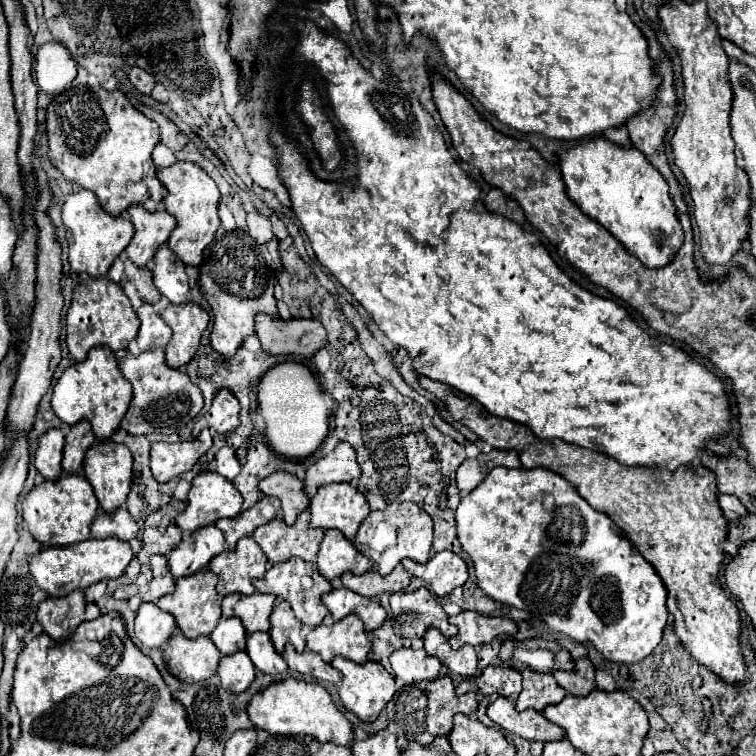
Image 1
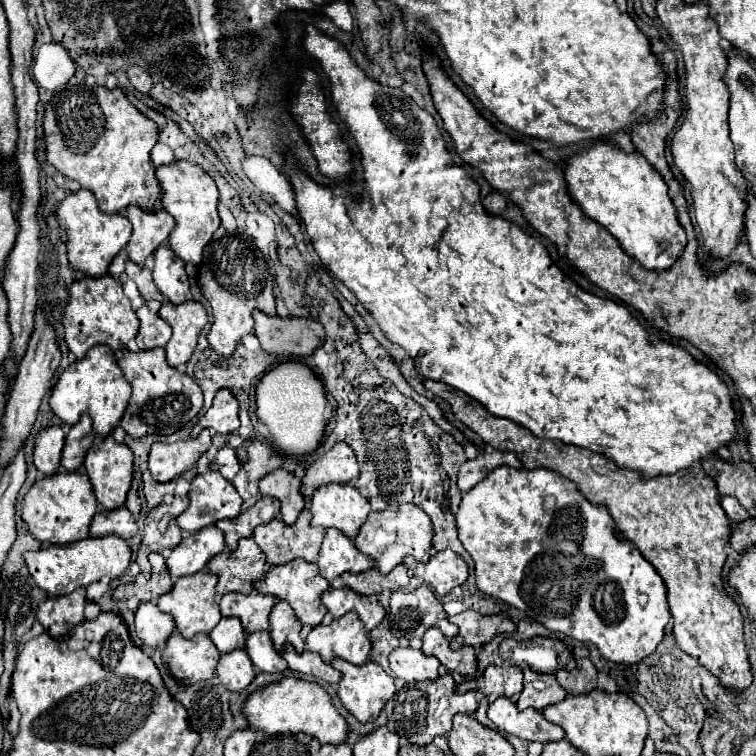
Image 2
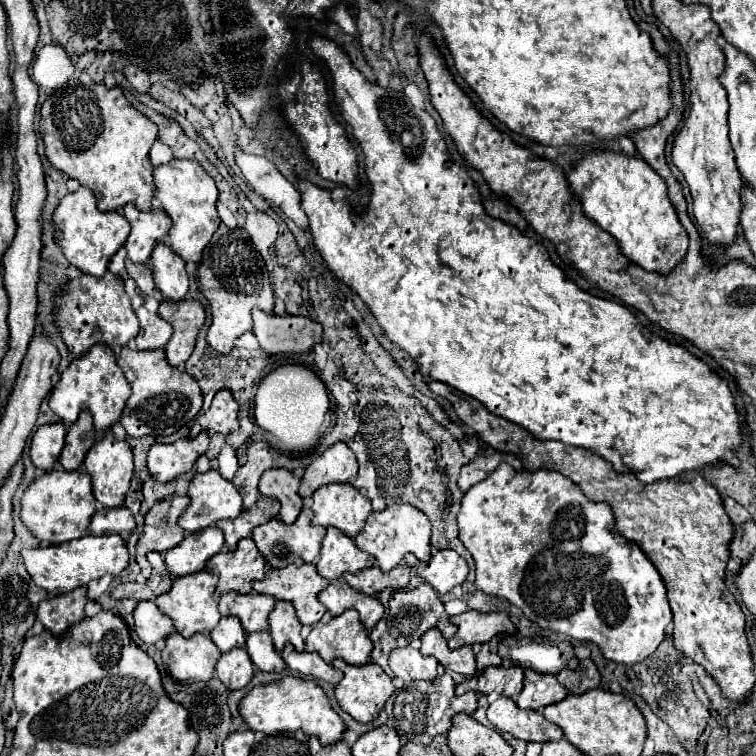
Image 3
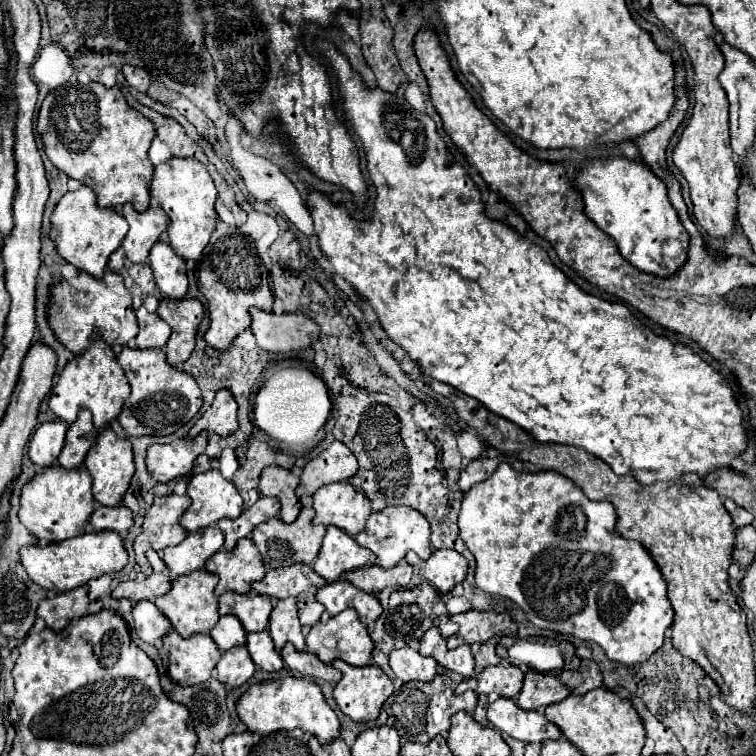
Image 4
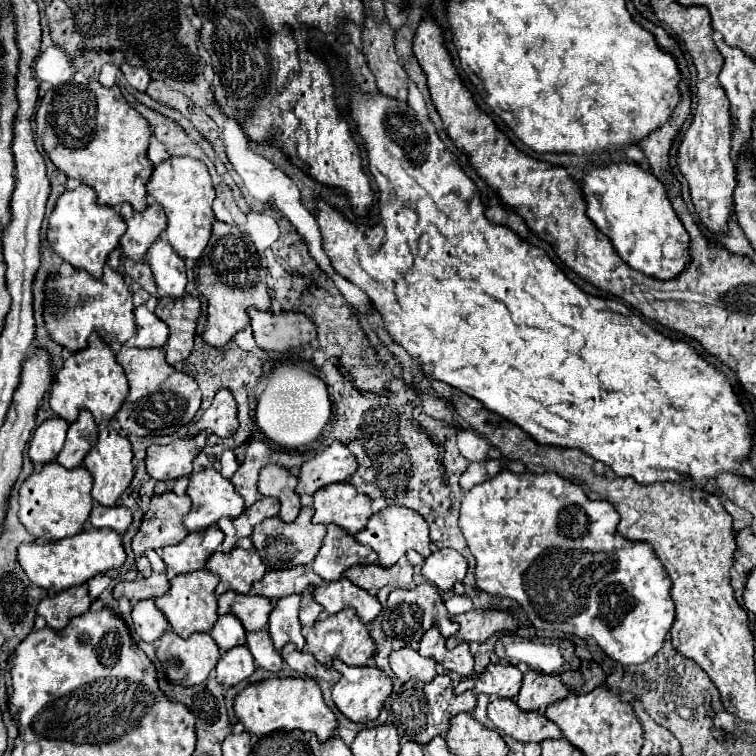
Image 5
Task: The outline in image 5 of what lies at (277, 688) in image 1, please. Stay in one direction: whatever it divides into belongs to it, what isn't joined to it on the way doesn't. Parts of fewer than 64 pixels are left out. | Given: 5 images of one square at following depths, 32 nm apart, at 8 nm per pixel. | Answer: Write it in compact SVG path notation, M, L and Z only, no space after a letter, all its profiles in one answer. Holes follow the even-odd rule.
M266 678L262 682L248 684L234 698L234 714L244 724L246 732L264 736L274 730L302 730L318 736L320 742L334 736L336 716L324 704L320 686L312 678Z

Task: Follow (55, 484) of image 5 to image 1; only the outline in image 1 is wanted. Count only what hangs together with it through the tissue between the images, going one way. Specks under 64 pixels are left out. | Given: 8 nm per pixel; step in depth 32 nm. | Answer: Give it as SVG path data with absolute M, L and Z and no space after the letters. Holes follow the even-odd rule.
M60 474L60 480L42 480L22 502L22 518L30 534L46 546L70 546L90 538L90 524L98 514L98 500L84 474Z

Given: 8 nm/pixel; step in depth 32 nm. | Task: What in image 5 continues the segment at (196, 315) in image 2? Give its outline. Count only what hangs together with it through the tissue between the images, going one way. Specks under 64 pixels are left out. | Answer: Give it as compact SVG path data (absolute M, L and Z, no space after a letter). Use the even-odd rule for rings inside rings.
M186 294L184 298L158 298L154 314L168 324L170 336L164 346L166 362L176 366L184 362L194 346L194 332L200 318L200 300Z

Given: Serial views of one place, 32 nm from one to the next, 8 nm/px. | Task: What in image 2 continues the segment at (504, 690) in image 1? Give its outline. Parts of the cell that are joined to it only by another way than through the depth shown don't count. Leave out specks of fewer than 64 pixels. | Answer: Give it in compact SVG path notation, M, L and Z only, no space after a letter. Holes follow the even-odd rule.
M488 666L476 682L476 690L484 696L496 692L498 696L512 698L522 692L522 670L518 666Z

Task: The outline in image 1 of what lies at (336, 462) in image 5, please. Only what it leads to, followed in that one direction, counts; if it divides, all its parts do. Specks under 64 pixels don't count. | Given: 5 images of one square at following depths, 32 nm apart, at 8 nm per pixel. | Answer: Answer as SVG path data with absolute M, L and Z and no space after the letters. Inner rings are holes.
M338 442L336 448L314 462L306 470L304 478L304 492L308 498L316 494L316 490L330 482L352 482L360 478L360 466L356 462L356 454L350 444Z

